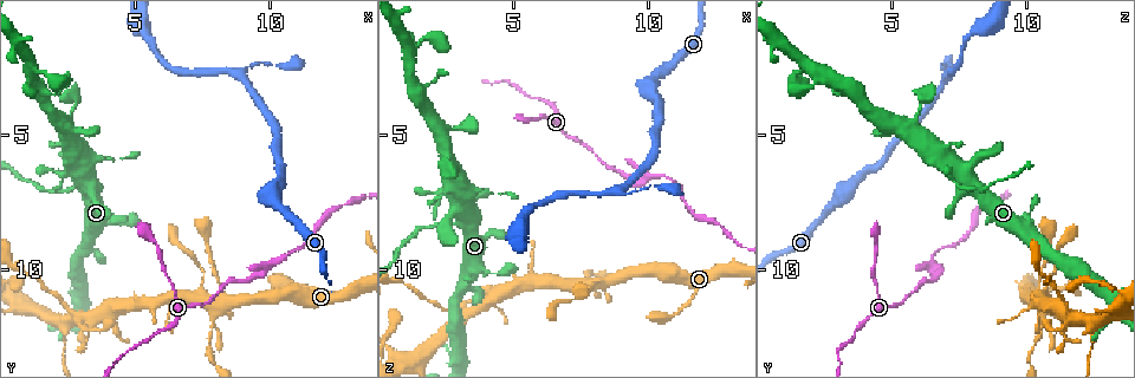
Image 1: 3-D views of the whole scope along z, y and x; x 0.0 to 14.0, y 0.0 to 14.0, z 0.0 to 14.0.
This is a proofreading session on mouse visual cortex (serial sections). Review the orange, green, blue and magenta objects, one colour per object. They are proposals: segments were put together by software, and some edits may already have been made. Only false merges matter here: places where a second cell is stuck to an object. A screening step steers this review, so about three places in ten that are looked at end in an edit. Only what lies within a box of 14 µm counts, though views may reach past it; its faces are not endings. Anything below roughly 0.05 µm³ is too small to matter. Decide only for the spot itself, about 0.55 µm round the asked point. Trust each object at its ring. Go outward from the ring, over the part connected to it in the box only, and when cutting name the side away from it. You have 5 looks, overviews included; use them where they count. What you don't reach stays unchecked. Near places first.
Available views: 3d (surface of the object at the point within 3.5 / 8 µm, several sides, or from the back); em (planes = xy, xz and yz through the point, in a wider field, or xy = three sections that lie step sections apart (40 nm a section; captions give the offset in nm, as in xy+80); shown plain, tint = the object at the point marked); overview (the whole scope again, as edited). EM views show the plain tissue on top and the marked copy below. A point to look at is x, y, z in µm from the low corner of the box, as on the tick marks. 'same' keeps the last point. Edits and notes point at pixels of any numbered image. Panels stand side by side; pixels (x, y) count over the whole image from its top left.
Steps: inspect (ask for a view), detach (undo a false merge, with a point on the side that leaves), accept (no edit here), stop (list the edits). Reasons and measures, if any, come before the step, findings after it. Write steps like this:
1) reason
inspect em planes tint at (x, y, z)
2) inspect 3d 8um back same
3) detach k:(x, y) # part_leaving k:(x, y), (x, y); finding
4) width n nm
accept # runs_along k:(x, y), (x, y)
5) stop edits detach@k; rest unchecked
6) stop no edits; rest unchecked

four or more arms meet
inspect 3d 3.5um at (8.2, 11.1, 10.5)

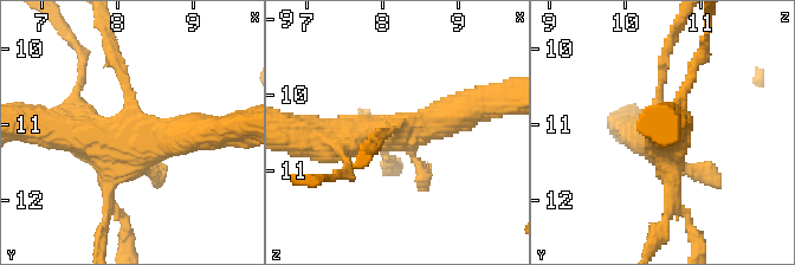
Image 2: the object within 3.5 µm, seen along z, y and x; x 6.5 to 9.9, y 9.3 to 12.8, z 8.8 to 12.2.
now the EM
inspect em xy step 1 tint at (8.20, 11.20, 10.50)

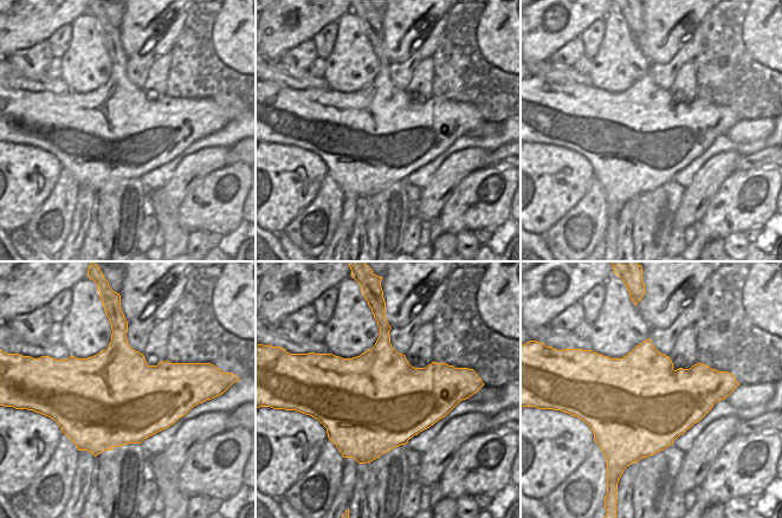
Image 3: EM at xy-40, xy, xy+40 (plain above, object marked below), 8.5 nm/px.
width 850 nm
accept # runs_along 2:(472, 108), (421, 129), (320, 139); one cell here

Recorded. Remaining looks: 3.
branch point
inspect 3d 3.5um at (10.1, 9.8, 6.6)

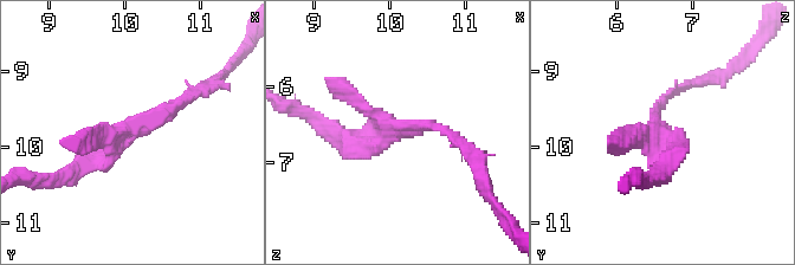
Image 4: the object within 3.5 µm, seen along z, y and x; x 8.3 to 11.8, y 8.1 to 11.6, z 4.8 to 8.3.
inspect em xy step 1 tint at (10.00, 9.80, 6.60)

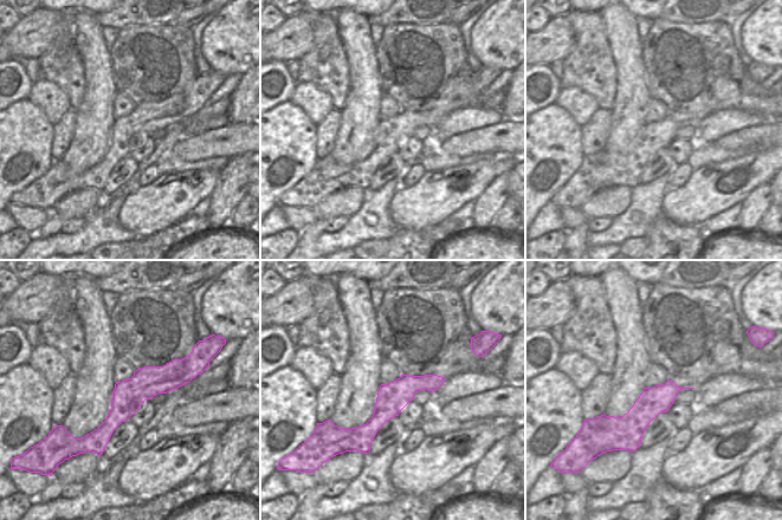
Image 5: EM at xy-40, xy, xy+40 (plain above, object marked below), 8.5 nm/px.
width 260 nm
accept # runs_along 5:(186, 371), (153, 379), (88, 439); all the same cell

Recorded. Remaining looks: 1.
stop no edits; rest unchecked

